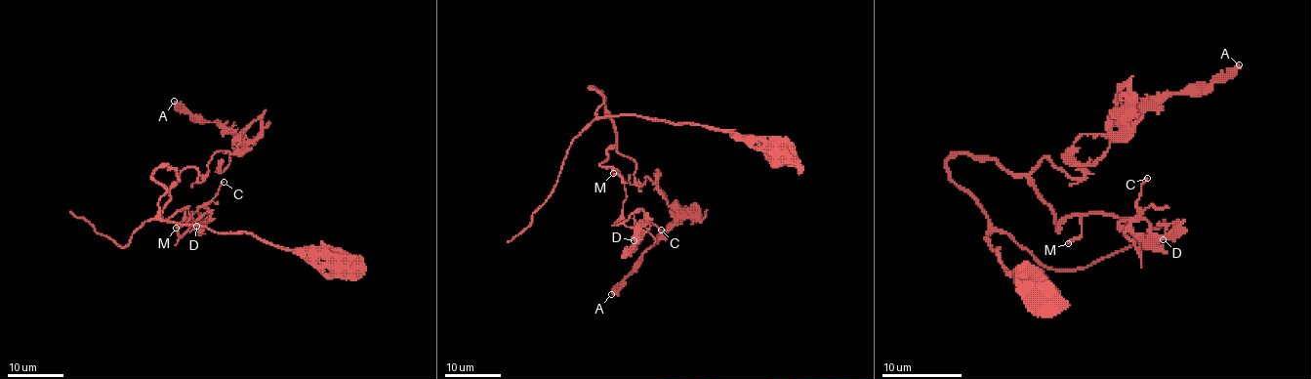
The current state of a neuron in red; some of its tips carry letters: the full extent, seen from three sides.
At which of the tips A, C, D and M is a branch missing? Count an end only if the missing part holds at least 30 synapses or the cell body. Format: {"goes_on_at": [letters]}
{"goes_on_at": []}

